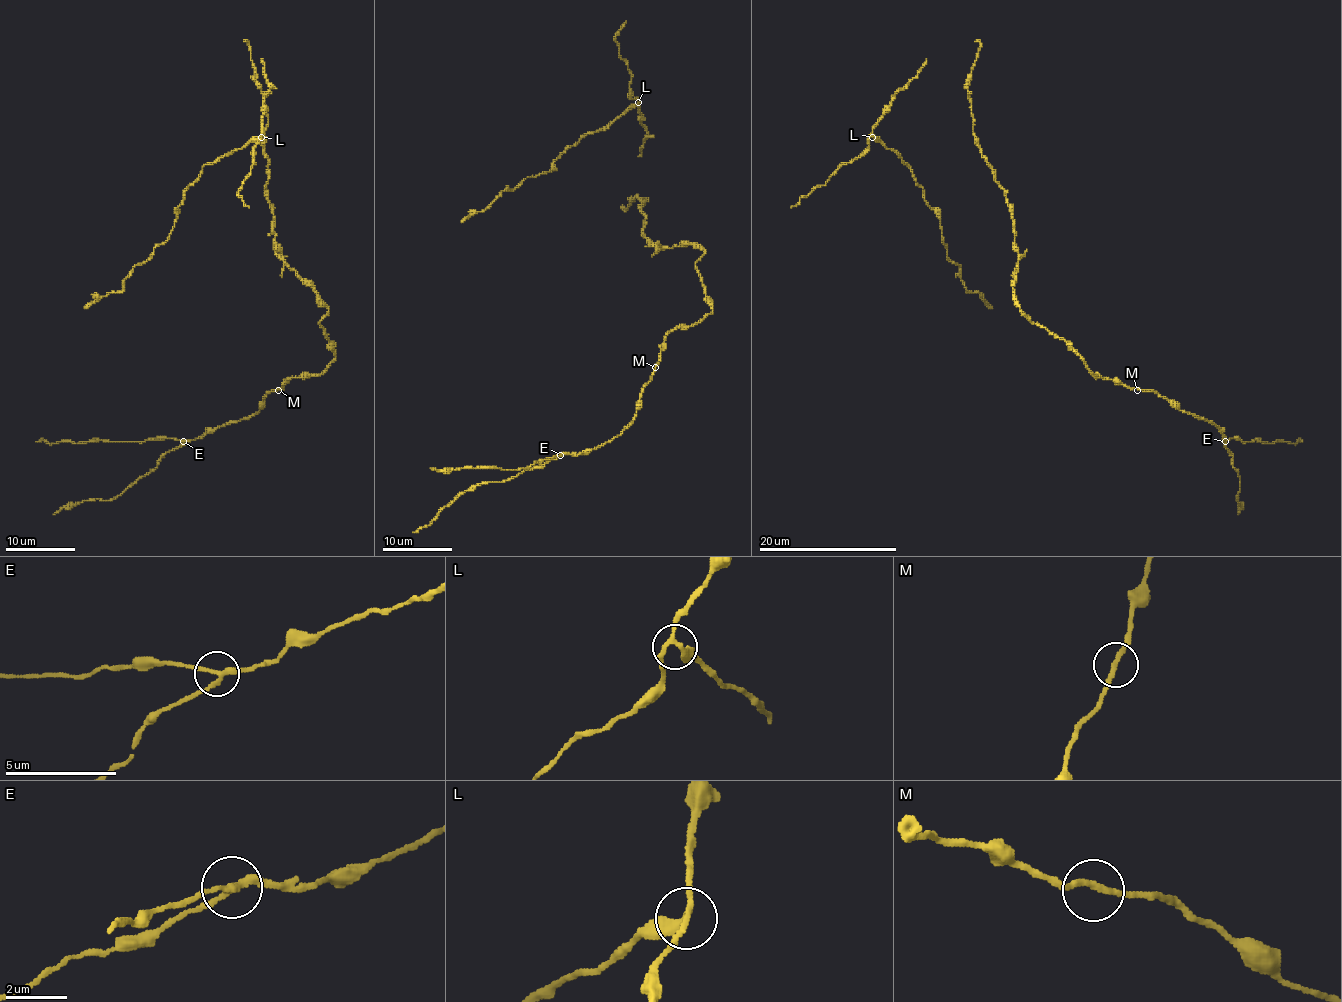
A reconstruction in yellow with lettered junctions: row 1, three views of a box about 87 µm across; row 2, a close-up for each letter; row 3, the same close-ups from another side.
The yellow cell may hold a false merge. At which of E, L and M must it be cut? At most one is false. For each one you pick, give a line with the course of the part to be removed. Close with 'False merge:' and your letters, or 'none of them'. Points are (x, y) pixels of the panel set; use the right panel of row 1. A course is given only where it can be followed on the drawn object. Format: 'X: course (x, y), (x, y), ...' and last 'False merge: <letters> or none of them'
E: course (1224, 442), (1234, 438), (1271, 443), (1302, 442)
False merge: E

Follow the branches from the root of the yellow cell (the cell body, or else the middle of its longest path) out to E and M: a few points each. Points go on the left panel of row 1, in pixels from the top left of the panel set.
E: (275, 234), (282, 260), (329, 310), (318, 324), (335, 358), (320, 374), (271, 390), (256, 414), (183, 442)
M: (275, 234), (275, 247), (282, 260), (329, 310), (318, 324), (335, 357), (320, 374), (287, 379), (278, 390)

